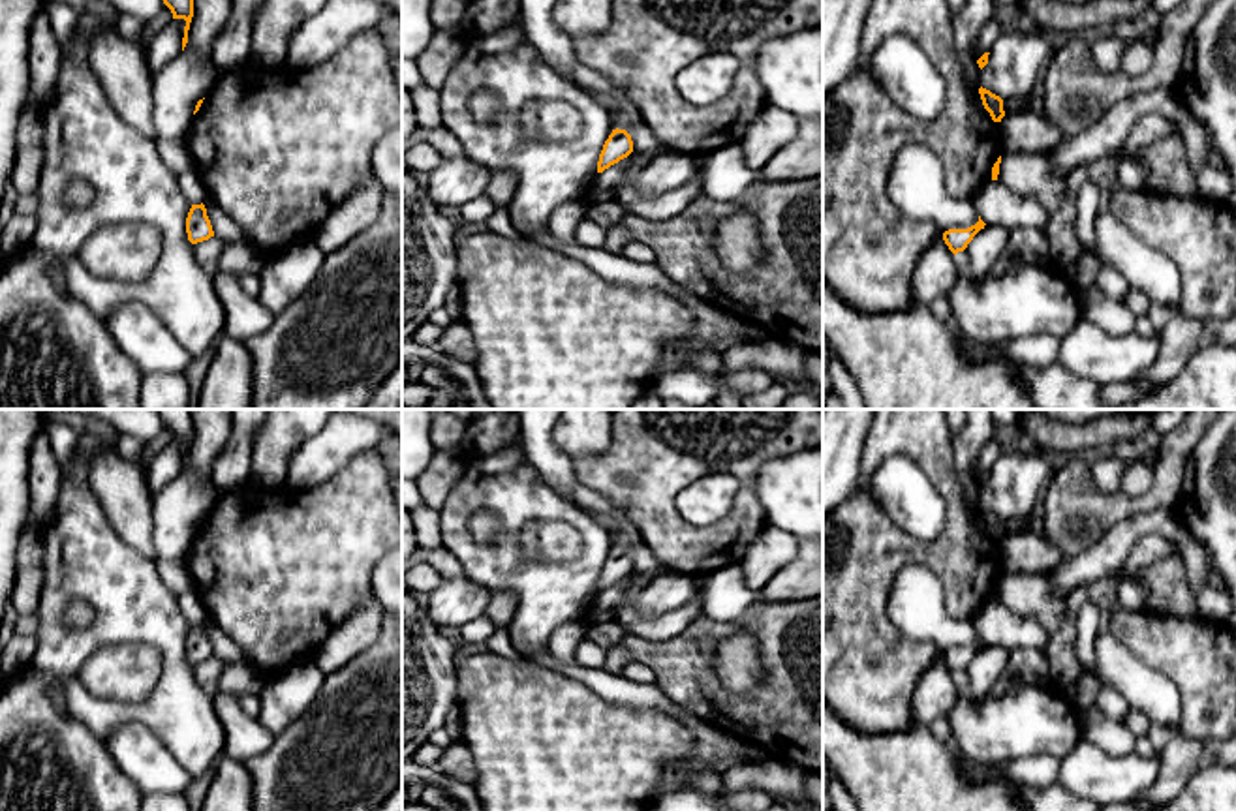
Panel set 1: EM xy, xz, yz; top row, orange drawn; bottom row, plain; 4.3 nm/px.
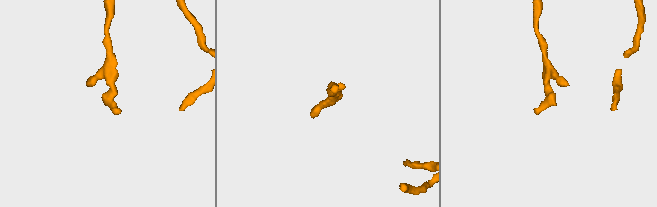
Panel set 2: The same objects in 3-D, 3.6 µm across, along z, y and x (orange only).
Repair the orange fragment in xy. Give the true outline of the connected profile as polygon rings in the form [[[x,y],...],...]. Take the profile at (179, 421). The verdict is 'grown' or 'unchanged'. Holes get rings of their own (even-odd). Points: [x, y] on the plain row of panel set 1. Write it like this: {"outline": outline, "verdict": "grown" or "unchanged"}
{"outline": [[[158,409],[163,424],[171,430],[173,439],[184,439],[182,471],[188,464],[188,451],[193,437],[193,417],[190,409]]], "verdict": "unchanged"}

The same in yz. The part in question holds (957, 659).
{"outline": [[[979,636],[979,642],[967,650],[949,650],[943,653],[943,661],[949,666],[949,670],[956,676],[958,672],[964,672],[967,665],[973,661],[973,657],[984,650],[984,642]]], "verdict": "unchanged"}

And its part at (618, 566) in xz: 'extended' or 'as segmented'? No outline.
as segmented

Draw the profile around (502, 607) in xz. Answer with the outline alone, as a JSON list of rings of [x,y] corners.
[[[502,591],[490,593],[490,603],[485,610],[485,618],[488,618],[496,625],[496,629],[507,629],[515,612],[517,601],[511,595]]]

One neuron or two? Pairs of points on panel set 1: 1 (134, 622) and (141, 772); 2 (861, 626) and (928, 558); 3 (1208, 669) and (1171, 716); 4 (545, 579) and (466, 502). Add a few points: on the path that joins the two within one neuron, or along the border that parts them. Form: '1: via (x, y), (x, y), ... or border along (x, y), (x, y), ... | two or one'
1: border along (104, 738), (123, 725), (139, 723), (171, 755) | two
2: via (861, 601), (861, 594), (898, 556), (904, 556) | one
3: border along (1154, 669), (1176, 688), (1180, 697), (1180, 731) | two
4: via (515, 575), (489, 566), (461, 532) | one

